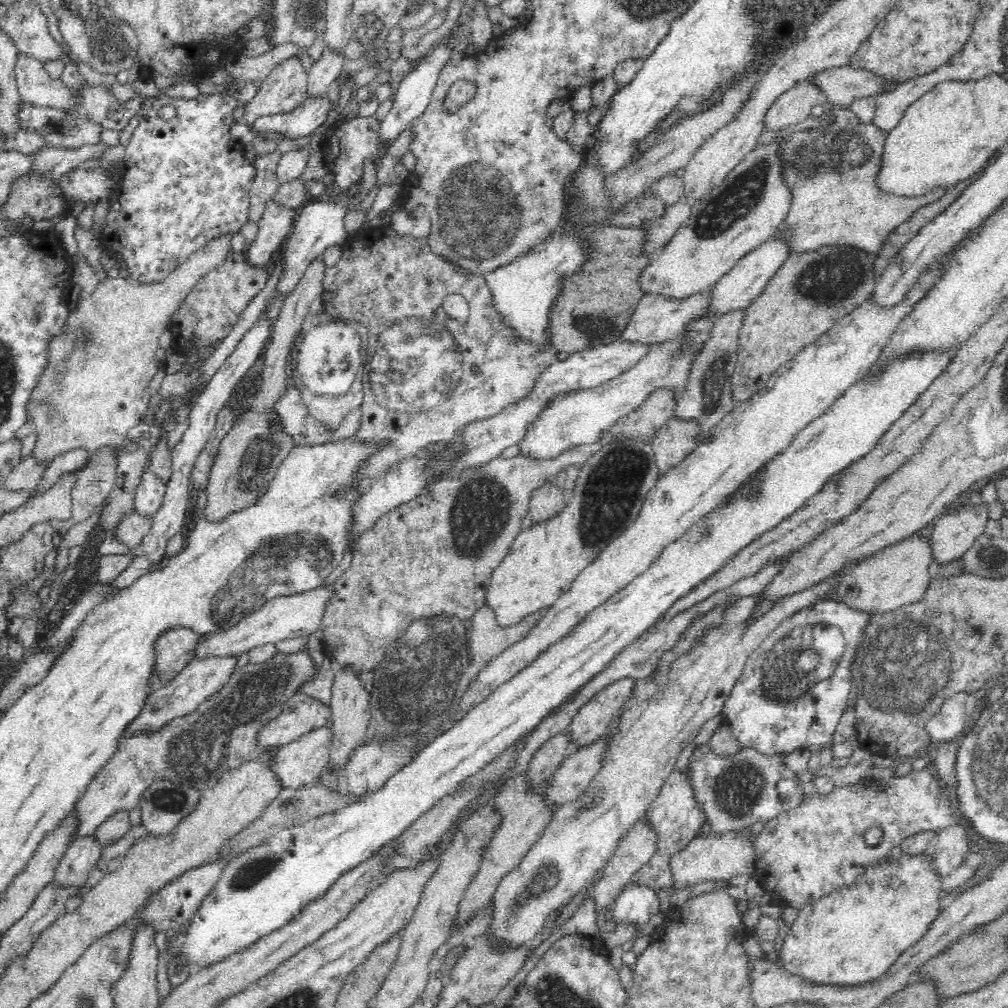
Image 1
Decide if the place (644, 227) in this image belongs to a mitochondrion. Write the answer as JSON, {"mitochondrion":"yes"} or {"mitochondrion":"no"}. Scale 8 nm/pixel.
{"mitochondrion":"no"}

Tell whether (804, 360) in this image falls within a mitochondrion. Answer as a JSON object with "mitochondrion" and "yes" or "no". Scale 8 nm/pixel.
{"mitochondrion":"no"}

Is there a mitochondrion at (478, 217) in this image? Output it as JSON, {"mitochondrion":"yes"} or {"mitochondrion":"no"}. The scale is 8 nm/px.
{"mitochondrion":"yes"}

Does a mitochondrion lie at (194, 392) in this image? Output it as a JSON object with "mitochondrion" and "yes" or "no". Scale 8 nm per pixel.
{"mitochondrion":"no"}

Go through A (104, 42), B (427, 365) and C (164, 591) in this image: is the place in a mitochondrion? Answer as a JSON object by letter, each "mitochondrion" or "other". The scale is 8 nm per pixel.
{"A":"mitochondrion","B":"mitochondrion","C":"other"}

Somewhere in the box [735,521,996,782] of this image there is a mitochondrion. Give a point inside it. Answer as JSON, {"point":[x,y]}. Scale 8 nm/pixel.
{"point":[905,665]}

